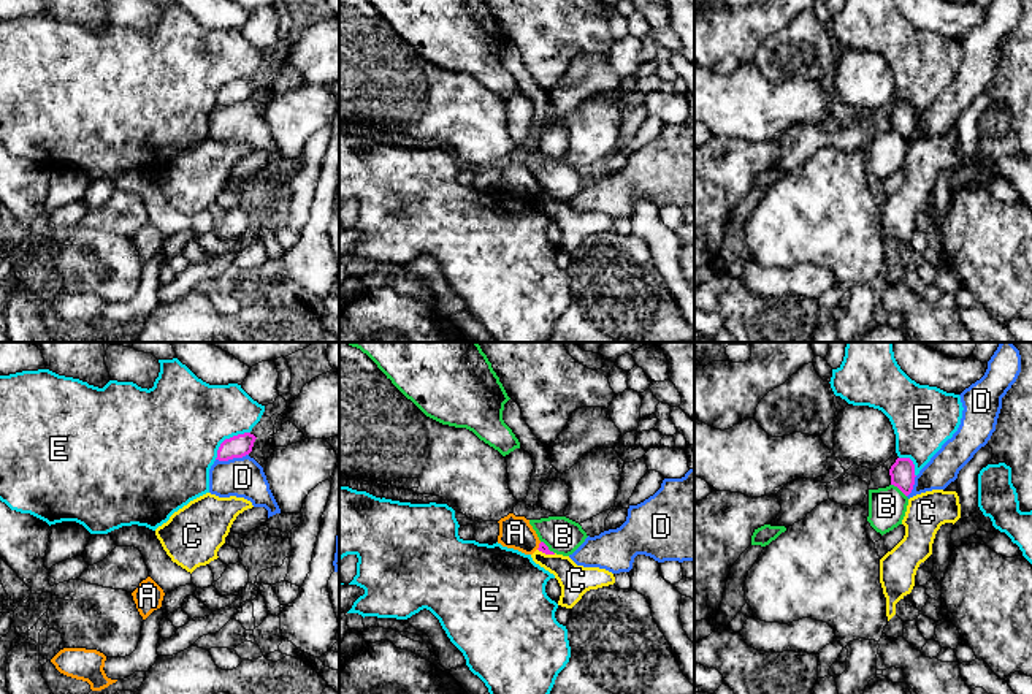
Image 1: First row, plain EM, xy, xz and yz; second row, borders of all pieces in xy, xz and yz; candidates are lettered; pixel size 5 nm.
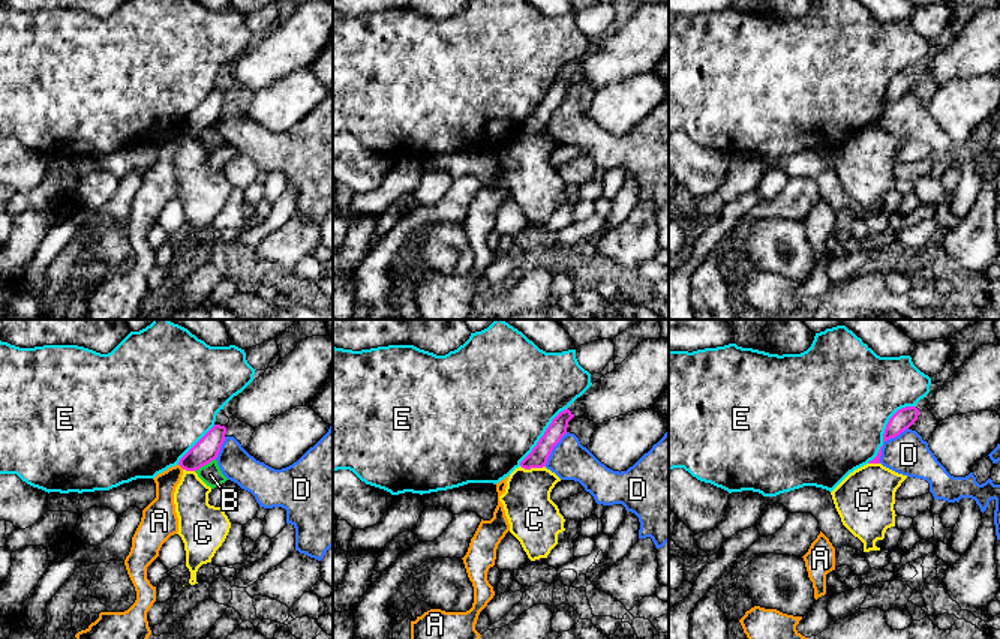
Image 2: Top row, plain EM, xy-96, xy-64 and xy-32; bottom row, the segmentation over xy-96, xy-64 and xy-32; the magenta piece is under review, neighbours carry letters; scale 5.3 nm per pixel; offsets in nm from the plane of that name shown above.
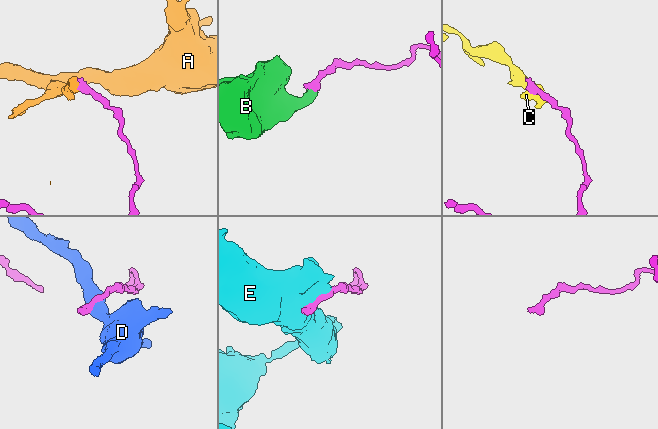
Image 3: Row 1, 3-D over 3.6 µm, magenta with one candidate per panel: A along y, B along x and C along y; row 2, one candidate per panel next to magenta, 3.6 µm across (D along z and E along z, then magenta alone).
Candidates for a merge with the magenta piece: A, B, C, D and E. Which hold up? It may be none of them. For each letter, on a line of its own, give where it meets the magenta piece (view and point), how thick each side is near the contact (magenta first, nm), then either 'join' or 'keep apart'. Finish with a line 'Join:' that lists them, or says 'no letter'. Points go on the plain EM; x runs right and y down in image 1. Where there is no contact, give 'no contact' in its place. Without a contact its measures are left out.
A: meets magenta in xz at (539, 190); 50 nm thick on the magenta side, 160 nm on the other; keep apart
B: meets magenta in yz at (899, 133); 130 nm thick on the magenta side, 190 nm on the other; keep apart
C: meets magenta in xz at (547, 198); 50 nm thick on the magenta side, 160 nm on the other; keep apart
D: meets magenta in xy at (232, 103); 120 nm thick on the magenta side, 200 nm on the other; keep apart
E: meets magenta in xy at (227, 84); 120 nm thick on the magenta side, 460 nm on the other; keep apart
Join: no letter

